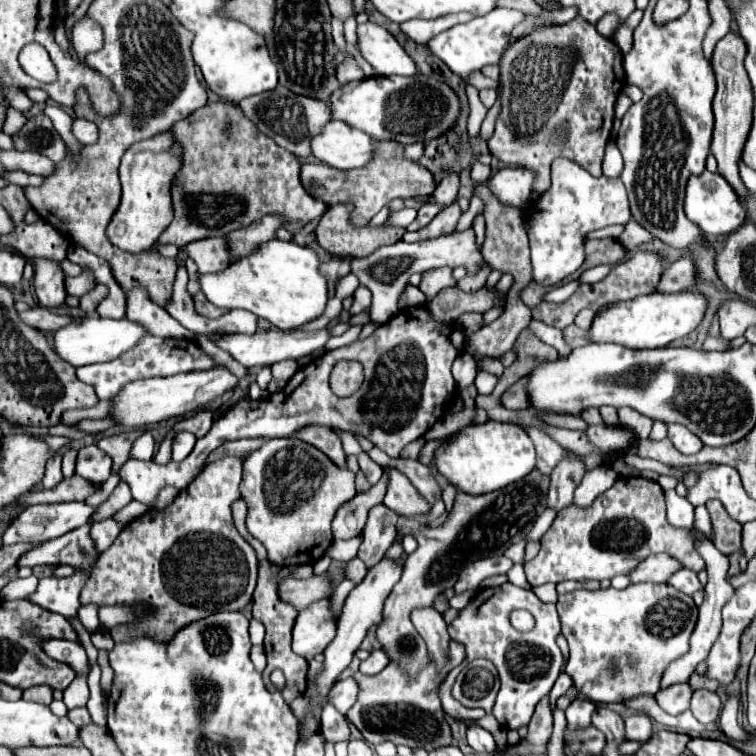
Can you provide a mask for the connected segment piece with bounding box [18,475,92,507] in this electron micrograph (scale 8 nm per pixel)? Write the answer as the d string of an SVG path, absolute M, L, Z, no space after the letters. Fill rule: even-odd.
M76 475L72 479L64 479L62 483L58 483L54 489L44 489L44 491L32 491L28 495L22 495L18 499L20 505L36 505L36 503L60 503L60 501L84 501L88 495L92 493L92 487L88 487L88 483L84 483L84 479L76 479Z

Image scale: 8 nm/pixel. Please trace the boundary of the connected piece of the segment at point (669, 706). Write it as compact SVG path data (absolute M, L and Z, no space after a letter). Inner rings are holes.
M678 683L678 685L670 685L662 691L656 693L656 701L658 705L670 713L670 715L680 715L688 709L690 705L690 697L692 697L692 689L688 683Z

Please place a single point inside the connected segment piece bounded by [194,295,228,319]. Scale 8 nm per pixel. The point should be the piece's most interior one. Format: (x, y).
(203, 307)

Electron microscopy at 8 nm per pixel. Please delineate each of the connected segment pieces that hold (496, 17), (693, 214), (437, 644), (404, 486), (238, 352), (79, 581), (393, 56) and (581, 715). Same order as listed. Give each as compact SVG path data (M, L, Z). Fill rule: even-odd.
M496 7L494 11L490 11L484 17L476 17L464 25L456 25L456 27L432 37L428 41L428 47L436 57L440 57L466 83L470 73L480 71L484 65L498 65L500 63L500 57L508 45L512 27L516 27L516 23L520 23L520 19L524 19L524 13L514 11L514 9Z
M704 171L702 175L688 179L686 197L684 197L684 213L692 223L696 223L704 231L704 235L712 239L718 235L732 233L746 219L746 207L734 195L734 189L728 185L728 181L720 173L710 173L710 171Z
M418 607L412 609L410 619L420 633L420 637L426 641L428 651L434 659L438 659L438 667L446 663L446 651L448 651L448 631L442 615L434 607Z
M384 467L384 471L390 475L390 487L386 491L386 507L392 509L398 515L404 517L416 517L416 515L428 515L430 503L424 499L424 495L396 469Z
M328 327L318 329L318 331L280 331L280 329L270 329L270 331L256 331L254 335L230 335L230 337L214 337L210 335L210 339L226 349L236 361L240 361L244 367L254 367L254 365L274 365L278 361L284 359L302 359L306 355L312 355L316 349L322 349L326 345L326 341L330 339L330 331Z
M70 575L64 579L44 577L44 579L40 579L36 593L32 593L28 597L28 601L34 601L40 607L60 613L64 617L72 617L72 615L76 615L76 611L80 607L78 597L80 597L84 583L86 583L84 575Z
M364 23L364 25L358 25L358 49L362 53L362 57L374 67L376 75L416 75L418 73L418 67L416 63L412 61L412 57L400 47L400 43L380 25L376 23Z
M576 697L574 703L565 710L568 723L568 731L580 731L586 727L592 727L592 713L596 711L596 705L590 699ZM580 703L580 705L578 705Z

